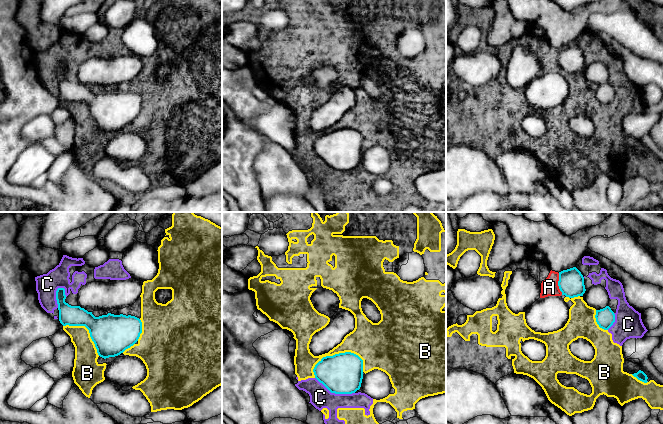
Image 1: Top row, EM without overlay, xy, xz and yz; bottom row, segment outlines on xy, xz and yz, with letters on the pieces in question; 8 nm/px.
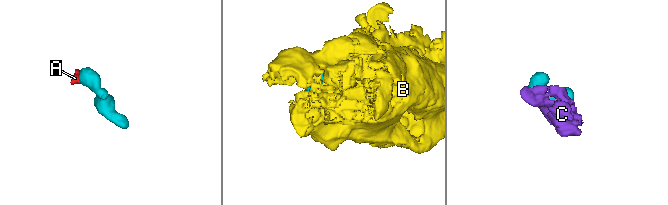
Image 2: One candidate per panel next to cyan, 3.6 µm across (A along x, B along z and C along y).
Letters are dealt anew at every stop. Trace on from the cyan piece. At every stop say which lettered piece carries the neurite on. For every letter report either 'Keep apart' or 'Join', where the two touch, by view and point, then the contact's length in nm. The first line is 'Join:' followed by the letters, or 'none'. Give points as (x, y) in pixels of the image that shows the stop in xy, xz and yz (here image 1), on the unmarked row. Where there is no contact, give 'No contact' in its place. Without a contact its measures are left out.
Join: none
A: Keep apart. Touches cyan at yz (558, 60). Shared border 180 nm
B: Keep apart. Touches cyan at xz (333, 131). Shared border 420 nm
C: Keep apart. Touches cyan at xz (335, 169). Shared border 340 nm

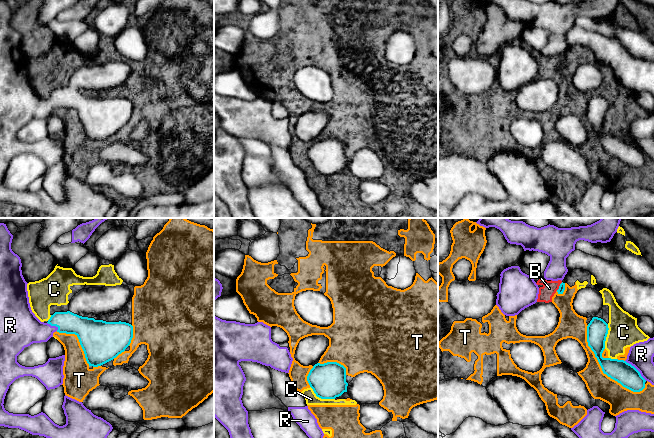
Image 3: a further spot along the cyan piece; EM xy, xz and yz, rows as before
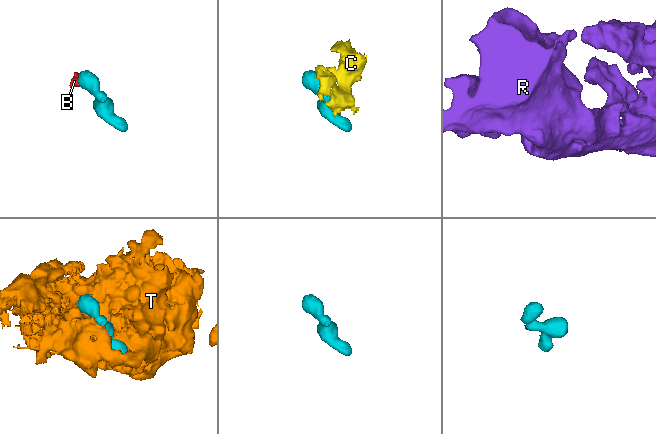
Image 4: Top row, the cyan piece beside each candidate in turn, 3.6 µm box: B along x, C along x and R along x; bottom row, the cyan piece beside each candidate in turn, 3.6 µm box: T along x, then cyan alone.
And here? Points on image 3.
Join: R
B: Keep apart. Touches cyan at yz (559, 62). Shared border 90 nm
C: Keep apart. Touches cyan at xz (321, 174). Shared border 220 nm
R: Join. Touches cyan at yz (636, 145). Shared border 240 nm
T: Keep apart. Touches cyan at yz (601, 143). Shared border 700 nm

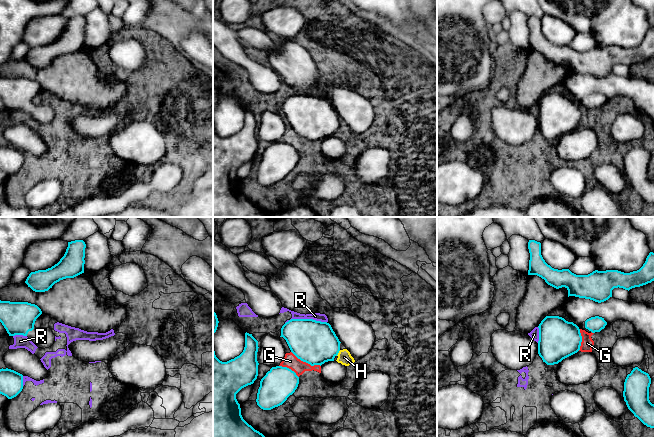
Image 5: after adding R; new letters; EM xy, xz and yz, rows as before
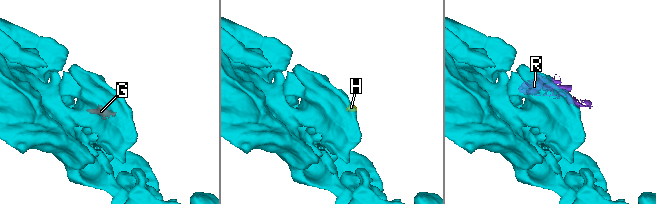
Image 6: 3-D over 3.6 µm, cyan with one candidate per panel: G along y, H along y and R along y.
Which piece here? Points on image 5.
Join: none
G: Keep apart. Touches cyan at xz (306, 138). Shared border 260 nm
H: Keep apart. Touches cyan at xz (338, 128). Shared border 60 nm
R: Keep apart. Touches cyan at xz (305, 95). Shared border 340 nm

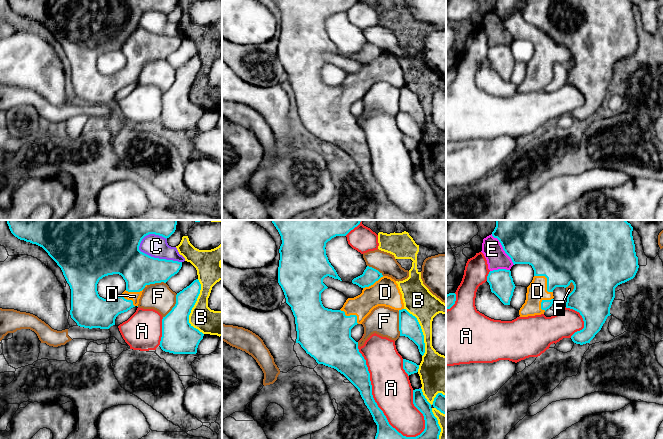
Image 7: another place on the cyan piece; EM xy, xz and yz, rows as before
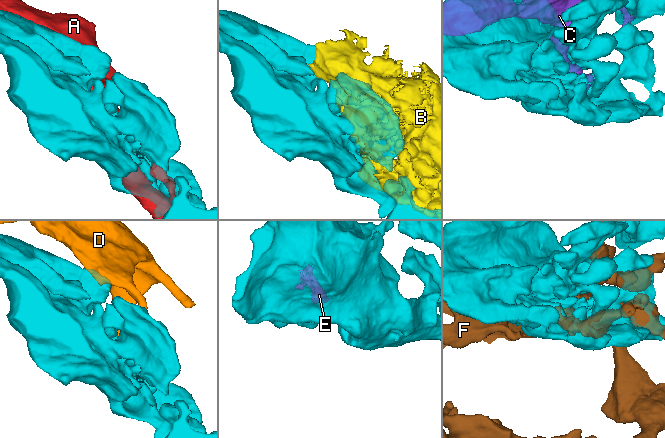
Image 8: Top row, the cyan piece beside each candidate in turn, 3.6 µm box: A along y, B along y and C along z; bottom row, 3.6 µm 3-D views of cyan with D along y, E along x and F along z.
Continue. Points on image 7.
Join: D
A: Keep apart. Touches cyan at xz (374, 176). Shared border 900 nm
B: Keep apart. Touches cyan at xy (192, 83). Shared border 460 nm
C: Keep apart. Touches cyan at xy (155, 34). Shared border 380 nm
D: Join. Touches cyan at yz (547, 57). Shared border 200 nm
E: Keep apart. Touches cyan at yz (503, 25). Shared border 320 nm
F: Keep apart. Touches cyan at xz (399, 99). Shared border 200 nm

